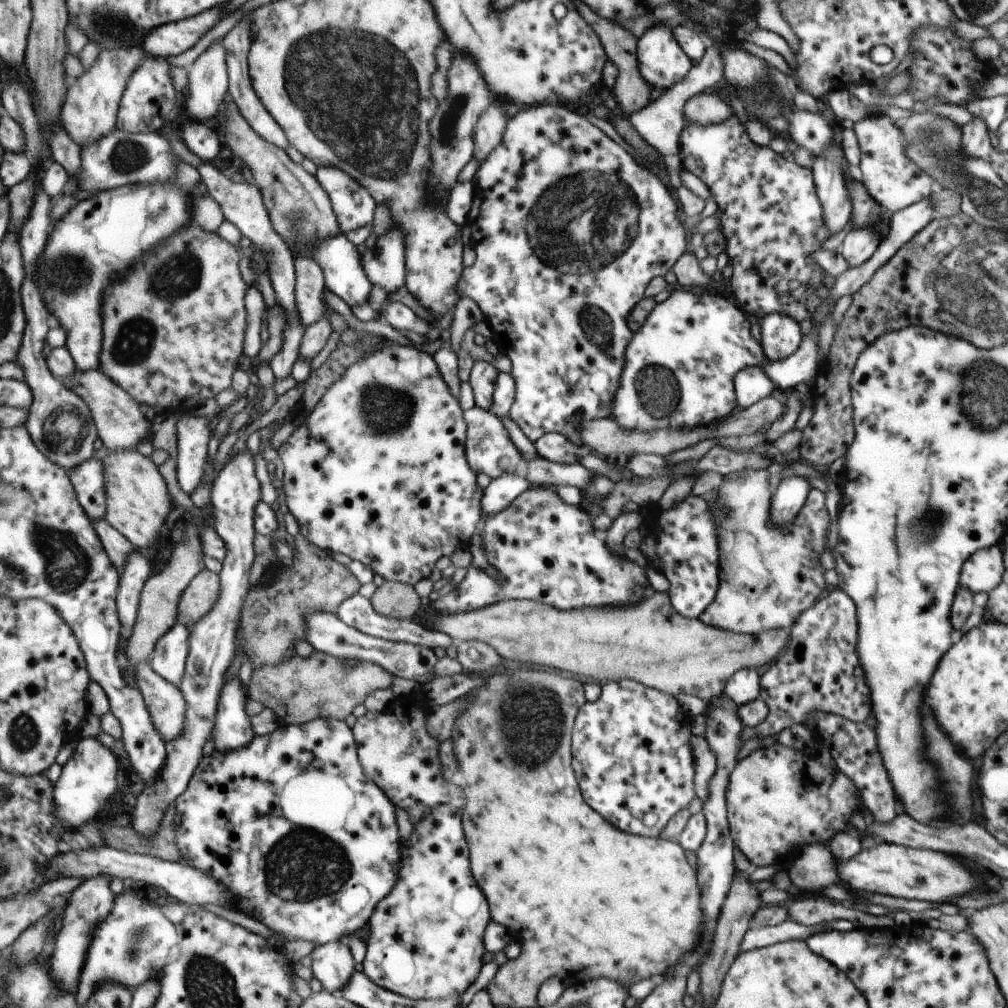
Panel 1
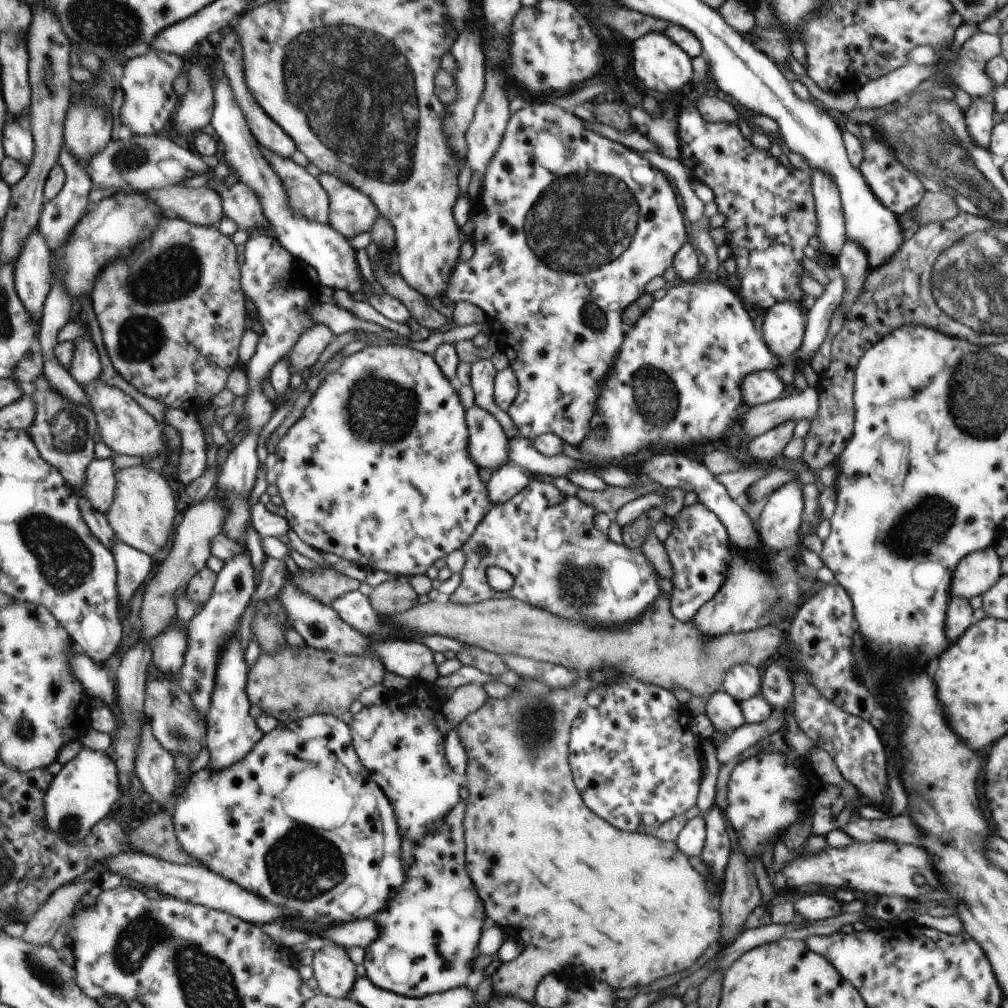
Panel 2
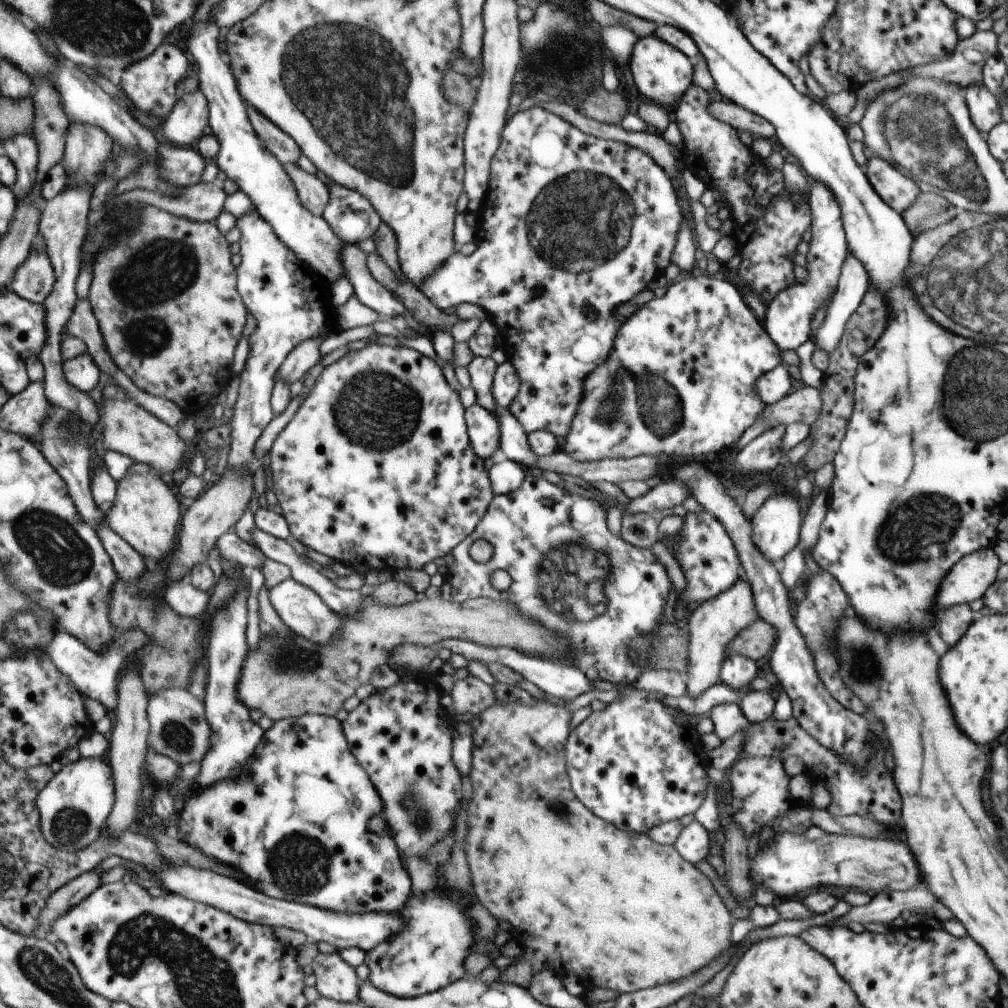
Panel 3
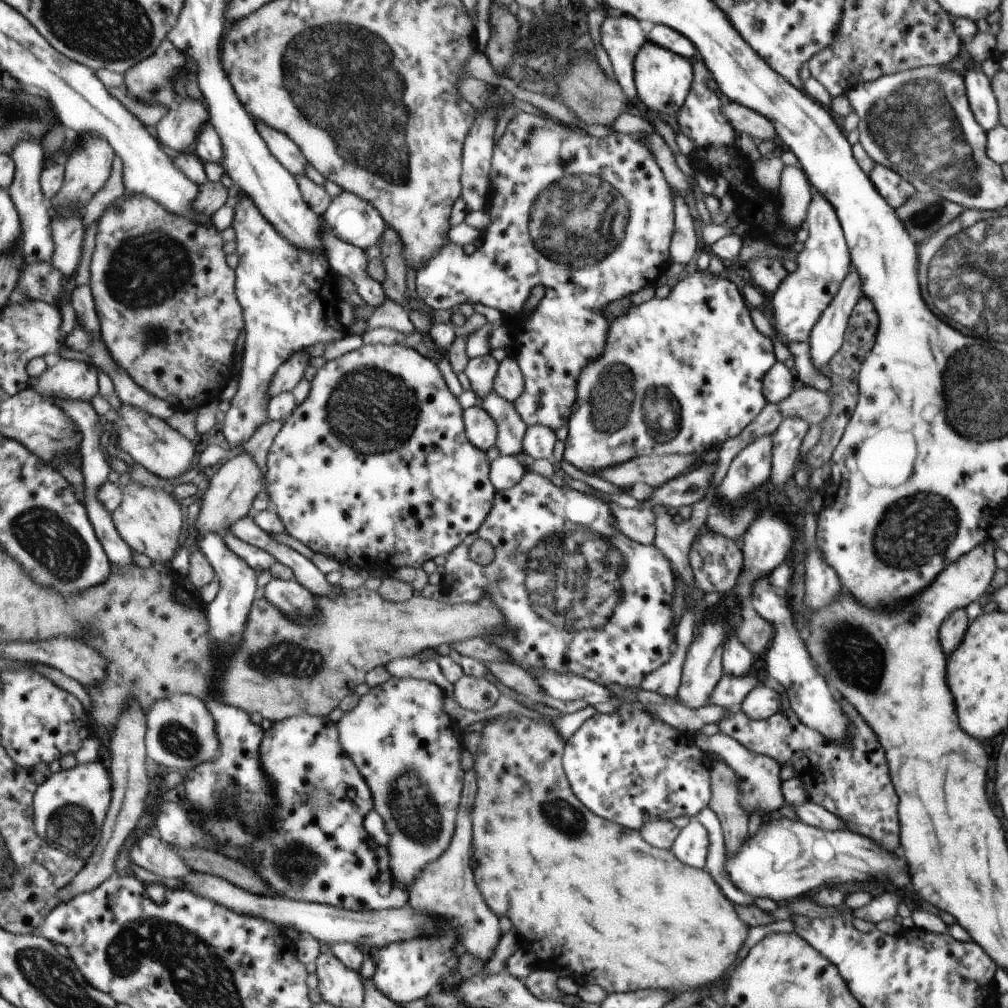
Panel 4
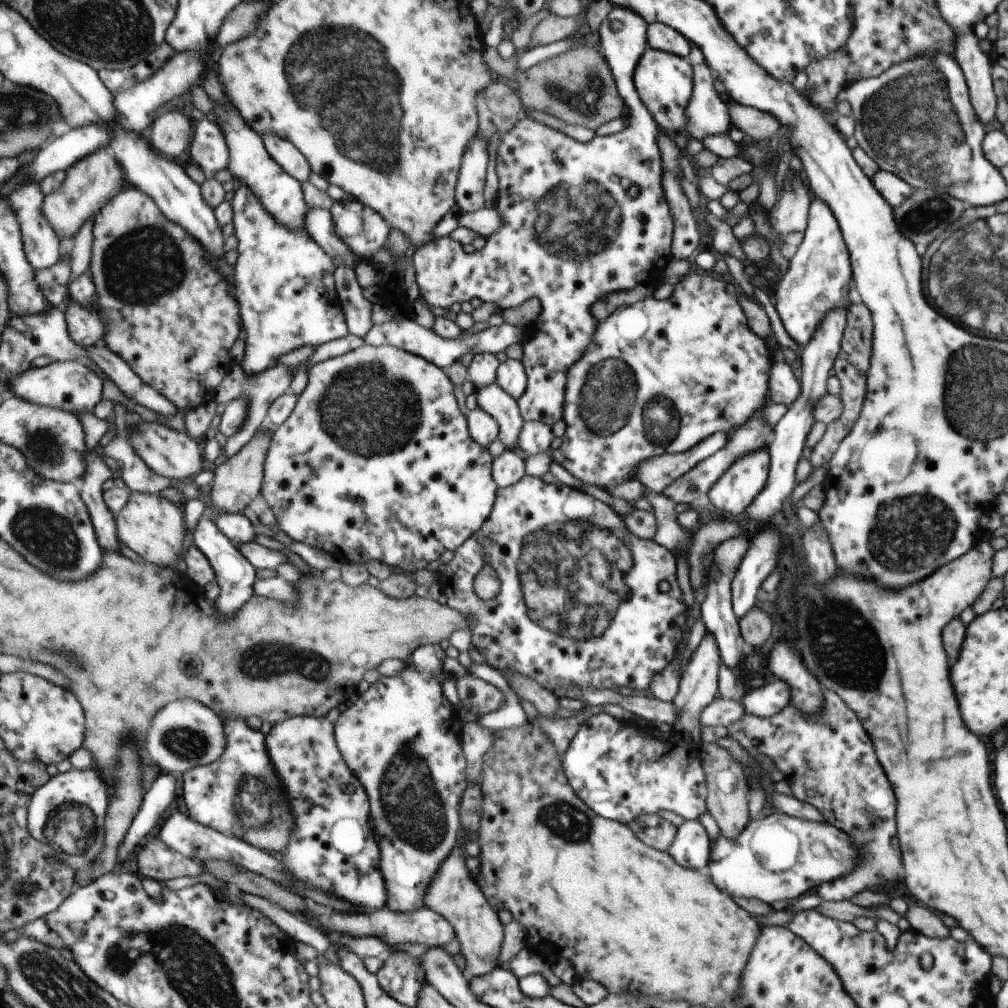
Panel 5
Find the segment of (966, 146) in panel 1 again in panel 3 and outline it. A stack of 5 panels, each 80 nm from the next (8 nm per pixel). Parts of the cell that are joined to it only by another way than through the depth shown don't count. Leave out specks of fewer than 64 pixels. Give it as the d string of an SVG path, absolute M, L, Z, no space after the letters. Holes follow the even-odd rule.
M972 85L964 90L972 124L985 137L998 123L1001 123L1000 108L995 98L981 85Z

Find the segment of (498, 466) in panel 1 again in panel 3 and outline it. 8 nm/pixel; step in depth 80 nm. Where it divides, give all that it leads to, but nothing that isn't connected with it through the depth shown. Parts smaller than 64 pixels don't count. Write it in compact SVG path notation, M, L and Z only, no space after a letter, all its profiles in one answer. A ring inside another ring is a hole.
M474 403L465 408L465 421L468 424L468 441L482 460L494 456L498 458L499 430L497 420L486 409Z

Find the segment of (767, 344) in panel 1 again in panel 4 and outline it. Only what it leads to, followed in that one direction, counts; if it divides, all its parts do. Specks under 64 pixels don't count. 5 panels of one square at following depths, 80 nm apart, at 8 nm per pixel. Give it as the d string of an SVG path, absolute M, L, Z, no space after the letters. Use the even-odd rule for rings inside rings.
M813 192L806 211L807 238L802 250L796 253L796 269L781 280L771 296L771 328L783 345L787 342L805 343L825 308L840 290L851 267L851 254L844 240L843 229L835 209L819 192Z

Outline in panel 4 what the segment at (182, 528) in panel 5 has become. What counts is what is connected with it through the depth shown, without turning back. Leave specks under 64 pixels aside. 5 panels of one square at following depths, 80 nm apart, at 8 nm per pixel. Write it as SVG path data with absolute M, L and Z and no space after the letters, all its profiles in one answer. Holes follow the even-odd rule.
M129 482L122 490L123 500L111 514L123 540L135 552L148 556L153 562L164 563L177 554L177 544L183 534L183 510L181 504L165 490L153 490L141 483Z

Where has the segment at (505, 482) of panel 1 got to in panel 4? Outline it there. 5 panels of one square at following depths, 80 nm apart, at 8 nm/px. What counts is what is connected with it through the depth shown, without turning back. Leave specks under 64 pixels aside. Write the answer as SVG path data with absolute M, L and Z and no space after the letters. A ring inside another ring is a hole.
M499 455L490 463L492 466L489 476L492 479L492 487L496 489L496 492L515 486L527 470L526 460L517 456Z

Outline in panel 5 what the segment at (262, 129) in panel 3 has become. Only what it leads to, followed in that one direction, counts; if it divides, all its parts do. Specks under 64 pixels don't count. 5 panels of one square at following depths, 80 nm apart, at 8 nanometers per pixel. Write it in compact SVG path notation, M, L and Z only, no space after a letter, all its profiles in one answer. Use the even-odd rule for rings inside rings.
M262 136L264 139L265 148L268 149L269 154L273 160L277 162L290 176L299 180L302 185L309 182L309 176L314 171L311 169L309 160L301 153L301 150L283 139L281 136Z

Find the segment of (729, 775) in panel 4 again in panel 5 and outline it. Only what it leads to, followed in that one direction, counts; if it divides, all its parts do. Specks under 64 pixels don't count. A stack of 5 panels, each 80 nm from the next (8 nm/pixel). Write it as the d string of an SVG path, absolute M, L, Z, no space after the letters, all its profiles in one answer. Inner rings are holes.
M710 741L699 743L697 747L700 749L704 777L707 778L707 814L711 814L723 837L735 838L748 827L750 820L747 818L747 786L741 764L719 744Z

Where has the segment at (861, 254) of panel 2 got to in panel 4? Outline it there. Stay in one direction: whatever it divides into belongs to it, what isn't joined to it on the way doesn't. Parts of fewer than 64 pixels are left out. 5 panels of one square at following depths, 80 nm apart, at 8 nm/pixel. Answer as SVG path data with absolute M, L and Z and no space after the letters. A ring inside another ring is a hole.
M851 266L840 290L812 328L809 344L809 360L815 370L828 366L829 360L839 351L842 337L853 306L861 299L857 272Z

